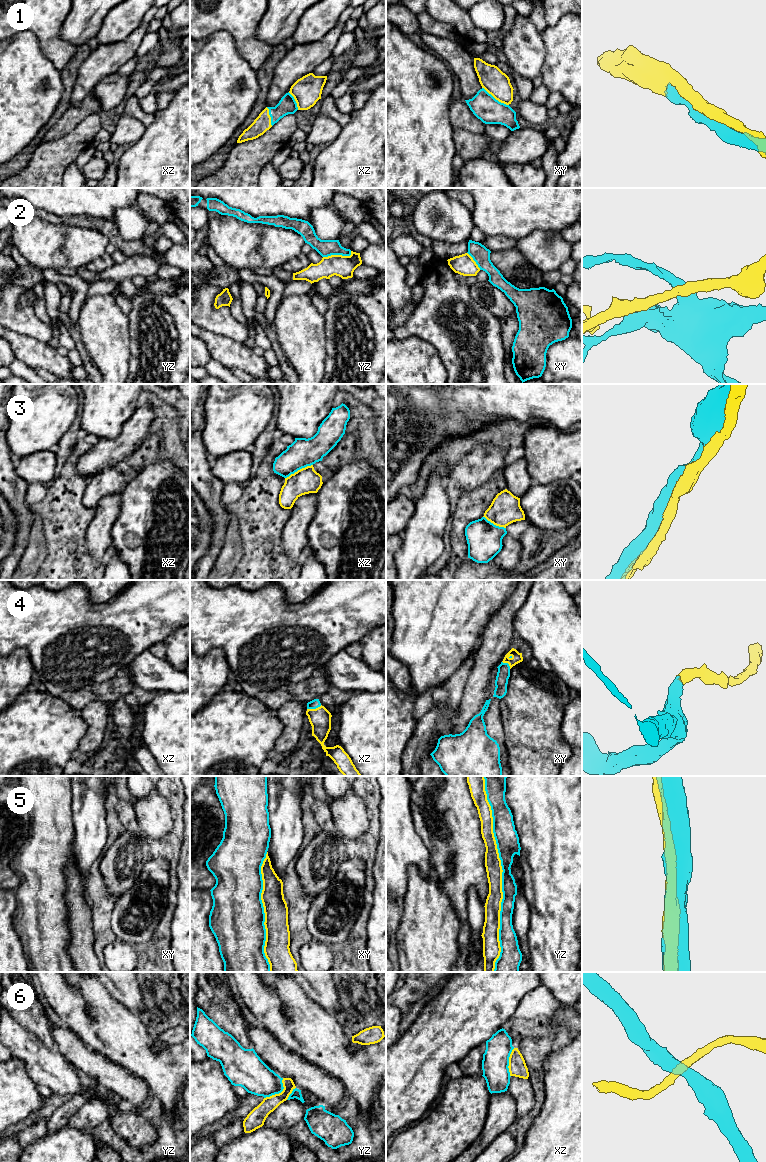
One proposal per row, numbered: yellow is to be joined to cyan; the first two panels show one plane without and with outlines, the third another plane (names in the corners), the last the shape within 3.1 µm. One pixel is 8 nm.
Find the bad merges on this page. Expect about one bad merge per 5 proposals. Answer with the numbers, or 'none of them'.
2, 6

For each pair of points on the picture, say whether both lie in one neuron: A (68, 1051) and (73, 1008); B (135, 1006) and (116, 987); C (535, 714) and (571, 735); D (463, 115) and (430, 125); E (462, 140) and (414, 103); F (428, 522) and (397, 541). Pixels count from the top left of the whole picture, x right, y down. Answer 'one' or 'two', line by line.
A: two
B: one
C: two
D: two
E: two
F: two

